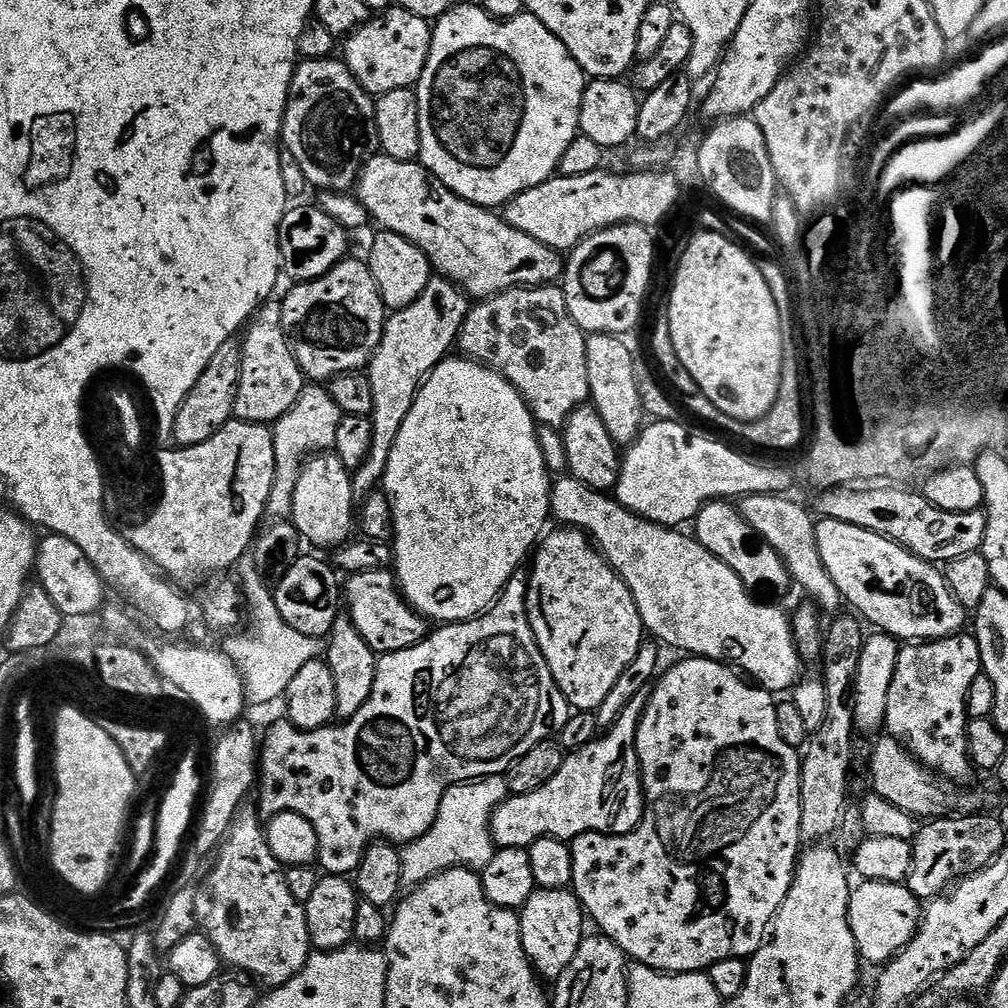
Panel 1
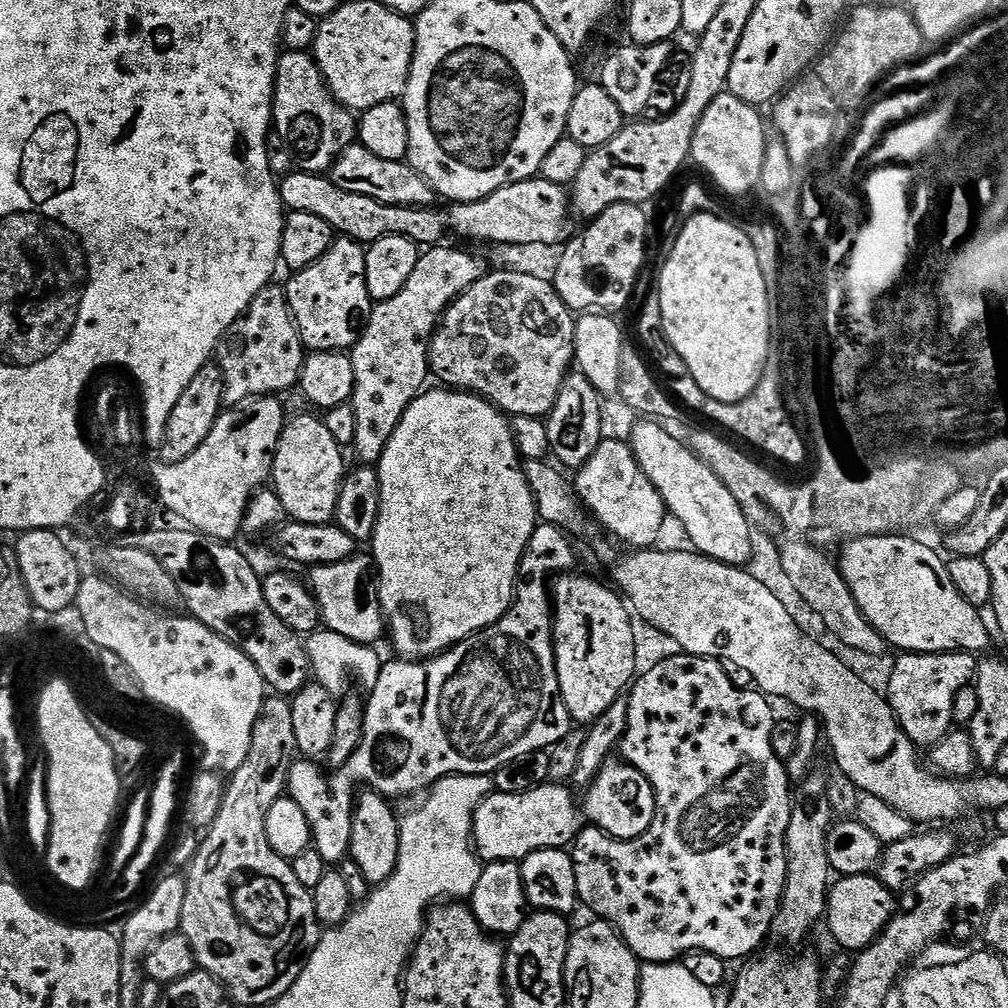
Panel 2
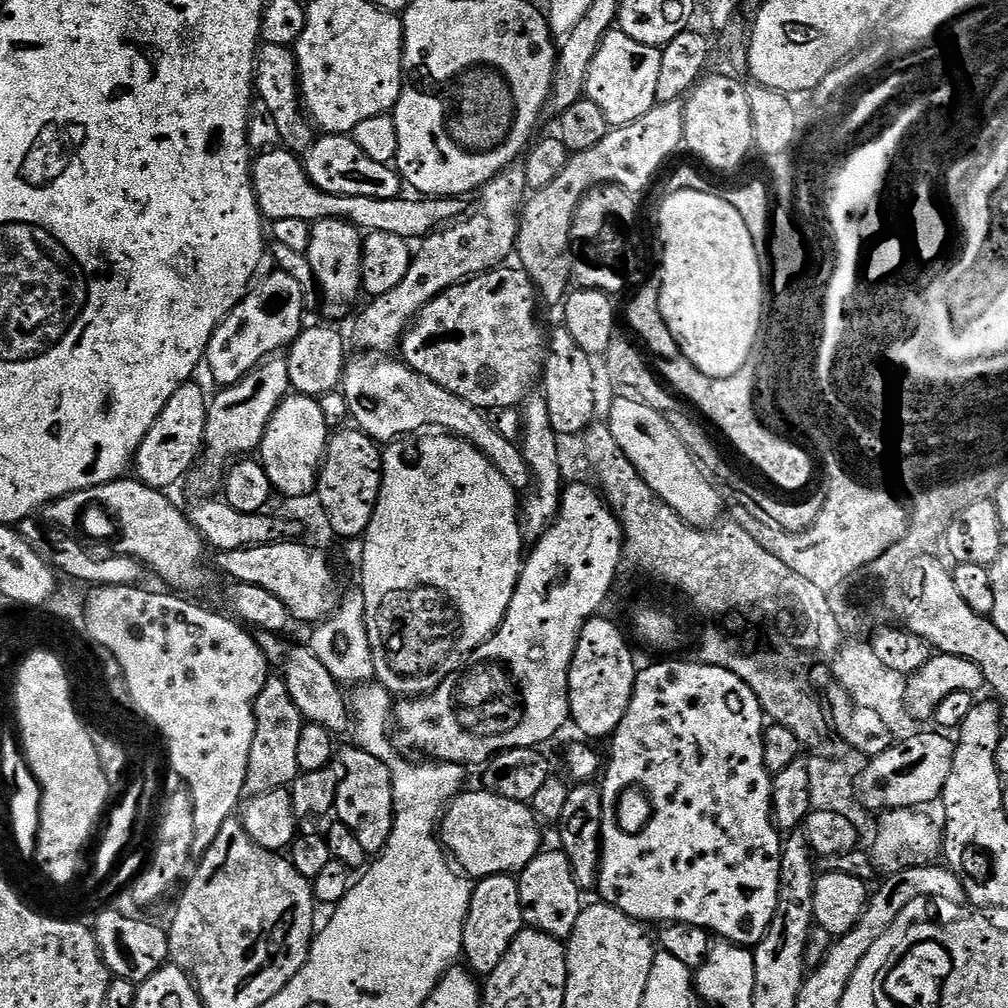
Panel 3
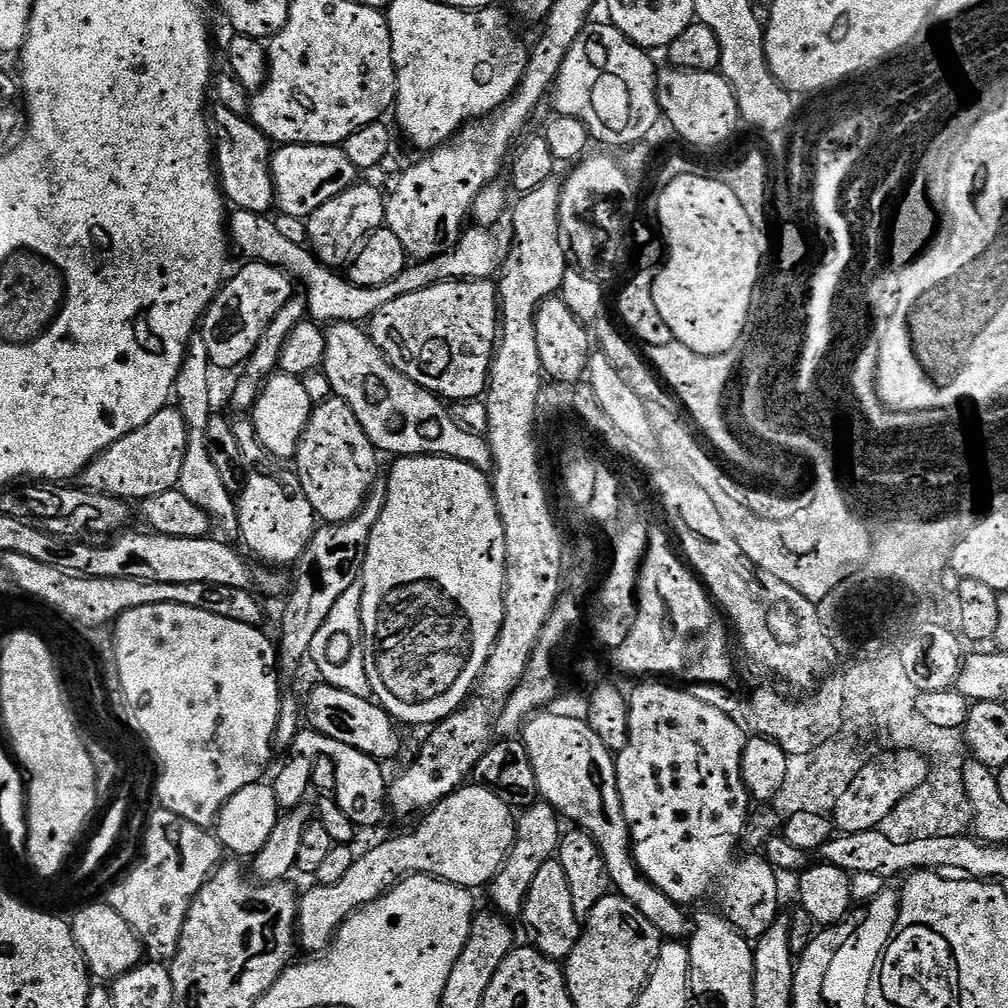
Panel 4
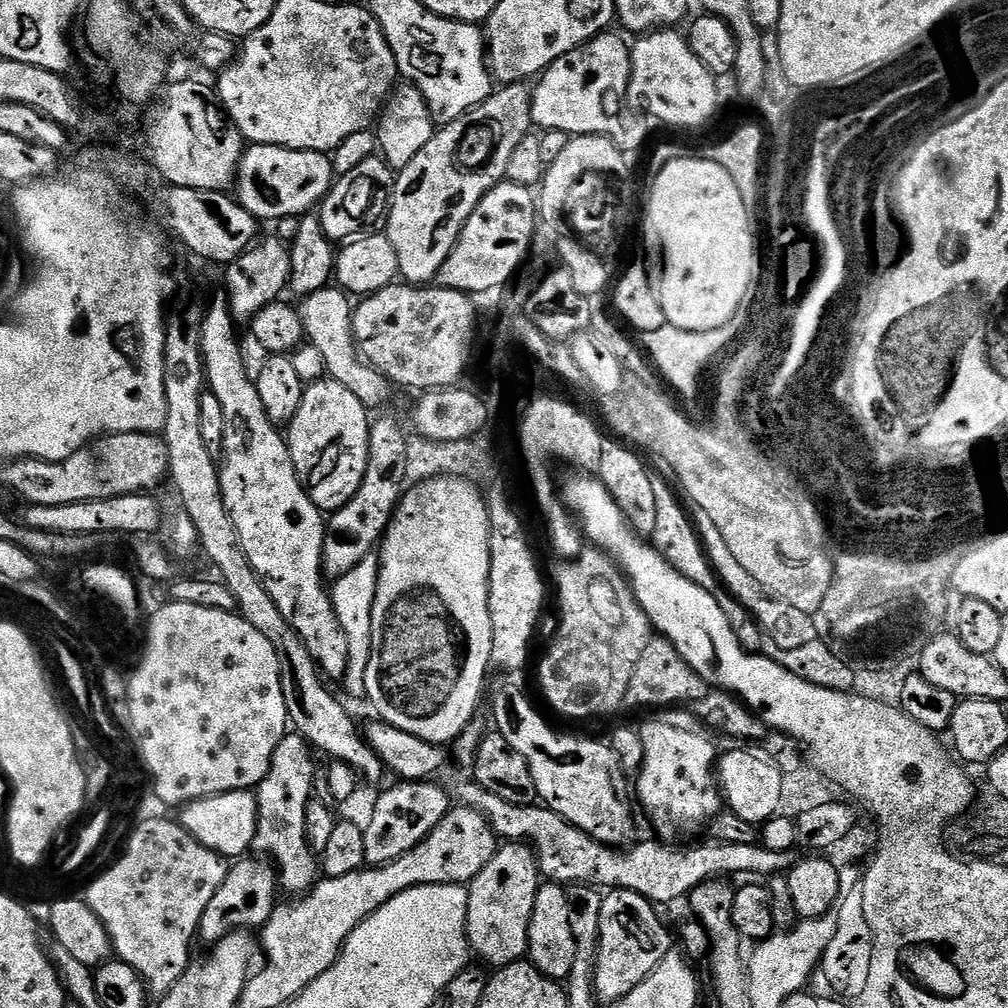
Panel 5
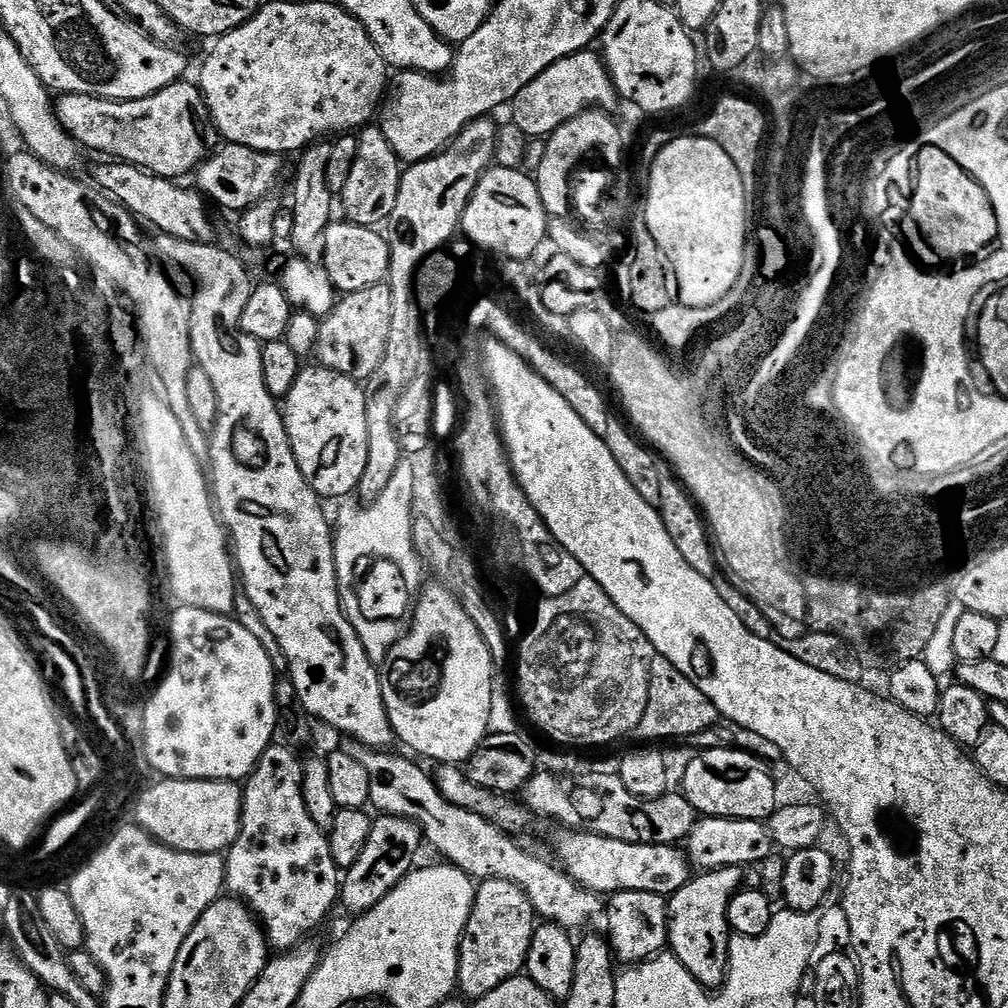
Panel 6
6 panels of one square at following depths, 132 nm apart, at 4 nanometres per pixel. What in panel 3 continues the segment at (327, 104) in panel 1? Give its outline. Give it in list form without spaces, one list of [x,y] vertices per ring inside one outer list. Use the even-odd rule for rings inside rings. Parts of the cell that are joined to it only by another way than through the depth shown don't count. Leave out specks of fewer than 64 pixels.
[[[261,43],[256,49],[255,91],[261,105],[269,108],[278,124],[279,143],[289,152],[307,153],[314,143],[313,125],[310,123],[300,99],[300,75],[296,69],[296,54],[292,48]]]

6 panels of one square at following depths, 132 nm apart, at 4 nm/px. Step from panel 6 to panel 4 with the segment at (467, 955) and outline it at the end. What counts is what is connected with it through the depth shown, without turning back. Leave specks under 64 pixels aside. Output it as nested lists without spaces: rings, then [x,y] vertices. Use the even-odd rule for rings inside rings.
[[[545,802],[531,804],[519,813],[516,822],[516,837],[512,843],[512,849],[503,866],[498,870],[496,877],[492,879],[490,891],[492,891],[491,907],[505,918],[519,917],[524,911],[526,894],[530,894],[530,882],[534,882],[538,870],[546,866],[560,851],[560,838],[562,835],[562,817],[551,805]]]

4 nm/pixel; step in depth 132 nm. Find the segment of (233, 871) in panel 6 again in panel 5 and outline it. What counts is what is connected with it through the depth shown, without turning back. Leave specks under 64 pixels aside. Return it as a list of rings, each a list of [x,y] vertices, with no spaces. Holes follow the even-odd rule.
[[[286,734],[282,741],[274,750],[274,756],[270,762],[270,768],[261,784],[256,788],[256,801],[258,802],[258,824],[256,833],[254,834],[254,842],[252,848],[255,849],[261,857],[271,858],[275,867],[280,873],[280,884],[292,894],[303,894],[307,892],[313,884],[316,883],[320,872],[317,857],[312,853],[309,843],[306,842],[305,832],[305,808],[312,799],[312,771],[314,769],[313,762],[310,762],[311,756],[314,756],[313,749],[307,740],[303,740],[298,734]]]

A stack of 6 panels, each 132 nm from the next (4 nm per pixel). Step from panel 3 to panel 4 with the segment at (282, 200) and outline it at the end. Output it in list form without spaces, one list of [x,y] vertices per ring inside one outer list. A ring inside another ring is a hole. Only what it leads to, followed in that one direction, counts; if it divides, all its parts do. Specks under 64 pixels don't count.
[[[221,106],[214,108],[210,112],[214,167],[227,203],[241,212],[271,213],[276,202],[272,181],[273,141],[264,136],[247,115],[239,116]]]

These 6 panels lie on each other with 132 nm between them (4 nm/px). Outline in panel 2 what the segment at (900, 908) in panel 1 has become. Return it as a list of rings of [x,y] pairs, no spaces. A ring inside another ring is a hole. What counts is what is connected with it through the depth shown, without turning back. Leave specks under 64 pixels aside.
[[[879,875],[839,877],[828,890],[828,932],[843,951],[859,954],[883,934],[884,927],[896,915],[897,907],[897,897],[880,881]]]

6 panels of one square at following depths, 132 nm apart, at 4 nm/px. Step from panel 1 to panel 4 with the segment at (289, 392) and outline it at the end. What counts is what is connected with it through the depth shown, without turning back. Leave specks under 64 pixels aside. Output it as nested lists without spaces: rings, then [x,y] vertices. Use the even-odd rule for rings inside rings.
[[[248,262],[236,273],[225,279],[221,289],[212,299],[212,305],[202,317],[202,335],[206,342],[206,354],[213,369],[236,368],[248,363],[254,354],[270,318],[290,302],[294,294],[294,281],[288,273],[273,264]]]

